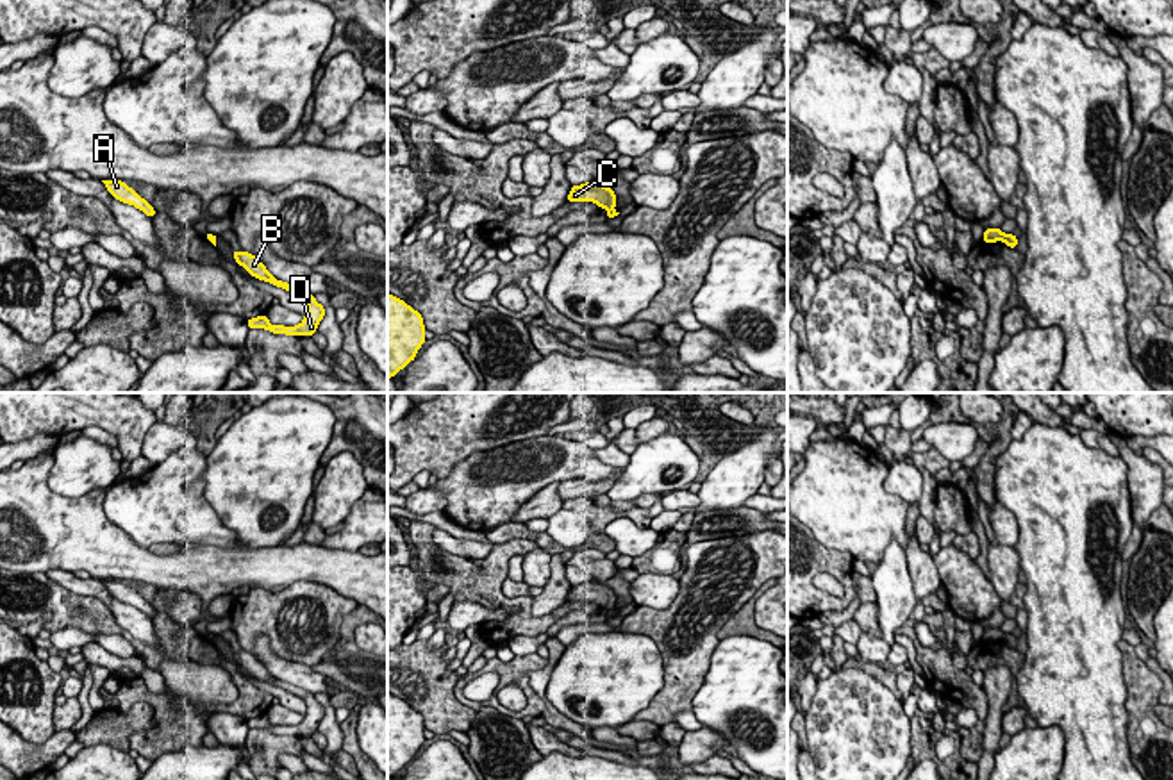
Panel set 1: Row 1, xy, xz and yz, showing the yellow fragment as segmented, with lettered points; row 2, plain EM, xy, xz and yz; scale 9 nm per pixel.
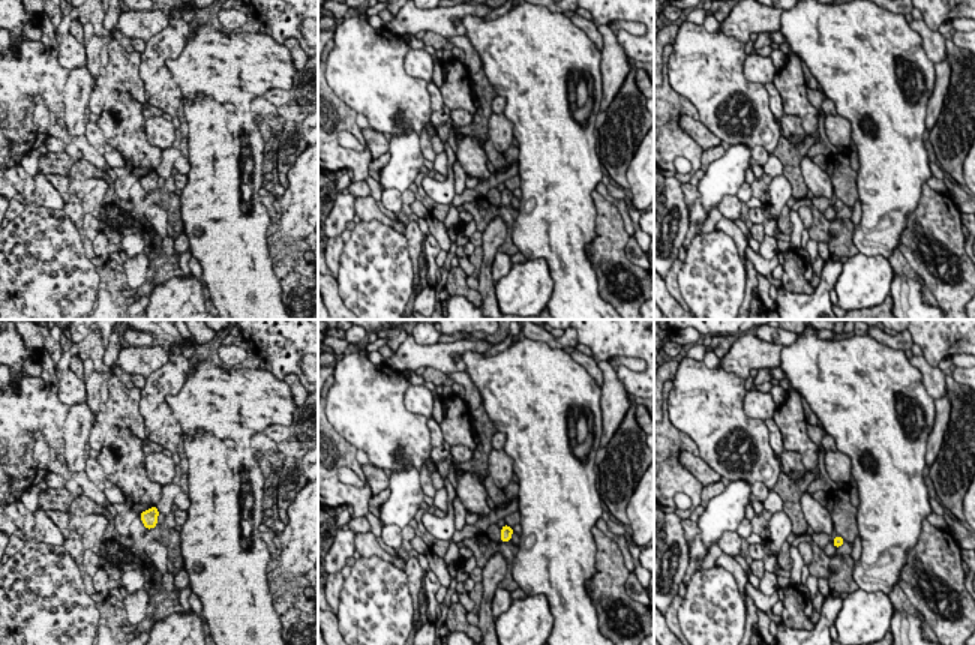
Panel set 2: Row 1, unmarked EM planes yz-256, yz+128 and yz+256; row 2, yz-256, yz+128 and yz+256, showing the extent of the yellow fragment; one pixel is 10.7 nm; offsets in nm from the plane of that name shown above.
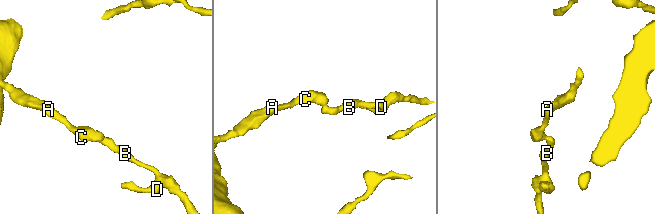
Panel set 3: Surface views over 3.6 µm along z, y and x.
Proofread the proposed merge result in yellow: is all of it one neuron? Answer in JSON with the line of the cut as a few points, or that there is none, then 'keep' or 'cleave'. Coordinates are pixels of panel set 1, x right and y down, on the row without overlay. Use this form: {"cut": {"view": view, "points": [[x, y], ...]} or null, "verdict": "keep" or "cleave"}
{"cut": {"view": "yz", "points": [[1006, 634], [1000, 639]]}, "verdict": "cleave"}

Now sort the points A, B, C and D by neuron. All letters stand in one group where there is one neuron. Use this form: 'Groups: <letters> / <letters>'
Groups: A C / B D

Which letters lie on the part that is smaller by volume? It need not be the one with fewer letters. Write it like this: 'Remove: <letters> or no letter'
Remove: B, D

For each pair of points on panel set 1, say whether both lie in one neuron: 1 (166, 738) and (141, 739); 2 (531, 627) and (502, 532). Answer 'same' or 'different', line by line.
1: same
2: different

